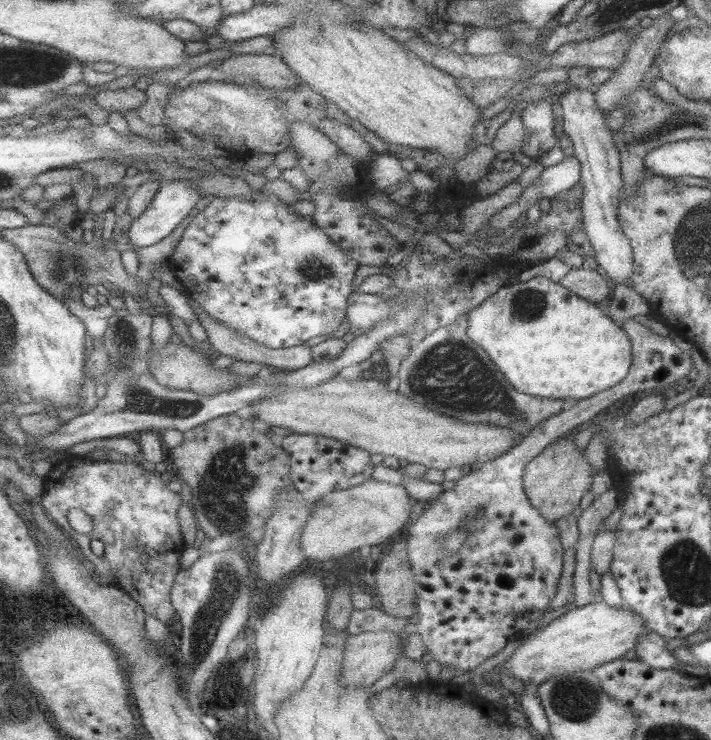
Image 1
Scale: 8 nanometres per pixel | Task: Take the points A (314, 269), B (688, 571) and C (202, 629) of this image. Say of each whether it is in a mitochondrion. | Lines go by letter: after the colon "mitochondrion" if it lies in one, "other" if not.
A: mitochondrion
B: mitochondrion
C: mitochondrion

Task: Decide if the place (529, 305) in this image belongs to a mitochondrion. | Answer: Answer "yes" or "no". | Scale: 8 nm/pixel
yes

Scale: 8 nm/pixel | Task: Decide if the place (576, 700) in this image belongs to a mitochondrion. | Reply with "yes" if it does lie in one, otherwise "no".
yes

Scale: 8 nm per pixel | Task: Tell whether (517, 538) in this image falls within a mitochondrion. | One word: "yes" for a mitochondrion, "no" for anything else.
no

